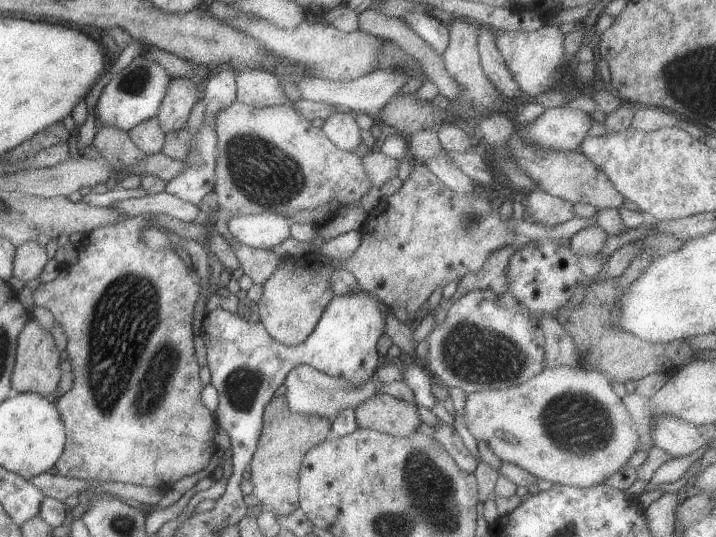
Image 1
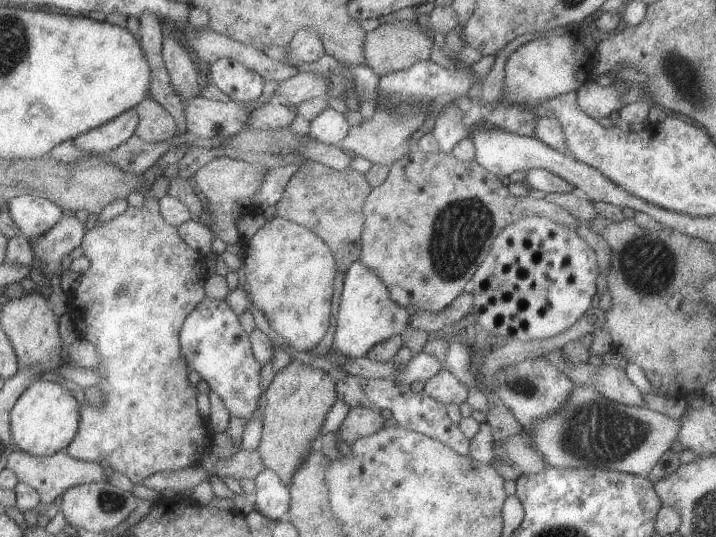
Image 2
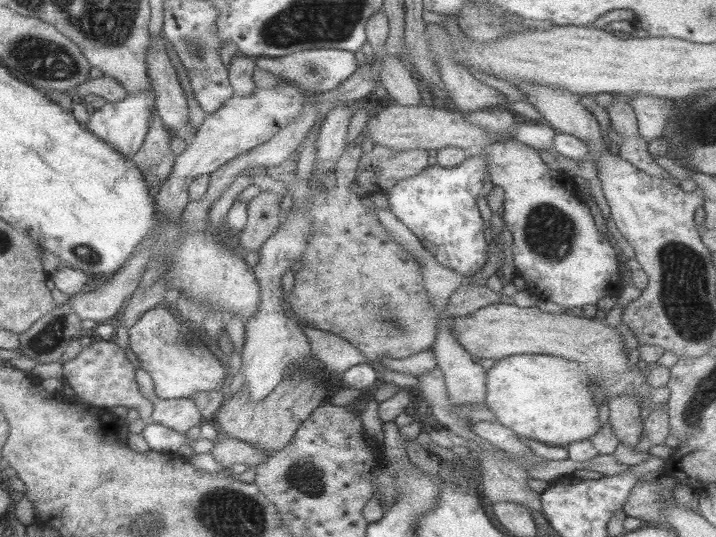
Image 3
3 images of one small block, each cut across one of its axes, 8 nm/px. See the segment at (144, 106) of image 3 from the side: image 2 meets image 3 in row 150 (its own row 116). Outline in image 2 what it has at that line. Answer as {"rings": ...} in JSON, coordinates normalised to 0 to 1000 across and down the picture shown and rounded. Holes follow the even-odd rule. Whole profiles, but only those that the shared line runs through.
{"rings":[[[180,201],[172,212],[161,216],[158,223],[105,253],[102,268],[119,283],[149,283],[172,268],[177,257],[189,253],[191,235],[194,235],[191,205]]]}

